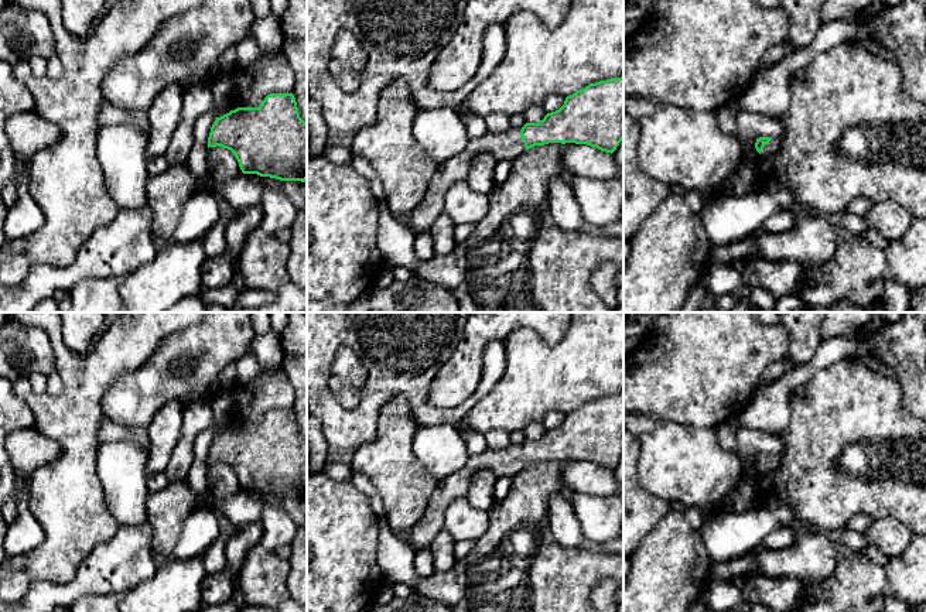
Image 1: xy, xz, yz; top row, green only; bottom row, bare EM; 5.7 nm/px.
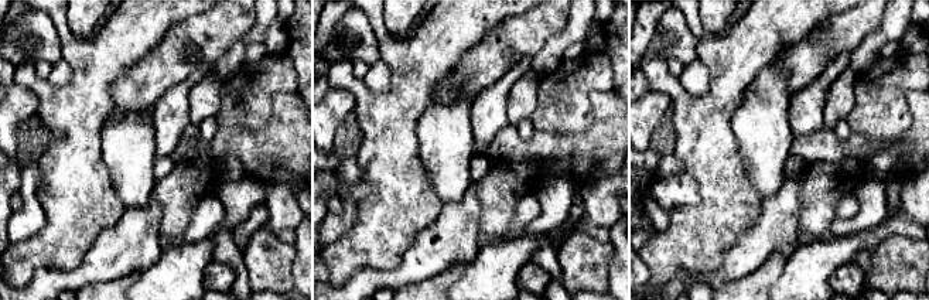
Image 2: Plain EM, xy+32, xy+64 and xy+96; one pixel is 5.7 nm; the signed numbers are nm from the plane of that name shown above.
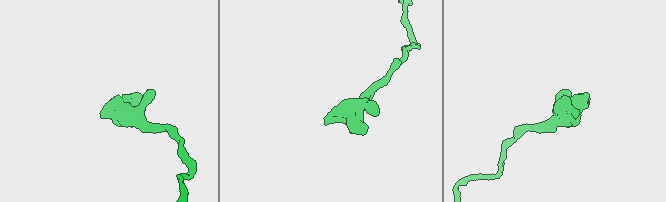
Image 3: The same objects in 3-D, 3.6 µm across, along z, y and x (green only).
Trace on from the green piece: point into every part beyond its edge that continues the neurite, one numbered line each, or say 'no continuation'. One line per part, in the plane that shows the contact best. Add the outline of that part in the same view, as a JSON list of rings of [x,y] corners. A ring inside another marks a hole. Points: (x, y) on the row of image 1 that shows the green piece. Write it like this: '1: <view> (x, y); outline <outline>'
1: xz (508, 144); outline [[[508,129],[502,133],[488,133],[469,139],[468,146],[457,157],[440,164],[427,187],[421,204],[409,213],[413,233],[430,232],[431,225],[443,212],[445,194],[458,181],[465,181],[471,163],[479,154],[492,154],[498,161],[516,160],[526,150],[520,130]]]

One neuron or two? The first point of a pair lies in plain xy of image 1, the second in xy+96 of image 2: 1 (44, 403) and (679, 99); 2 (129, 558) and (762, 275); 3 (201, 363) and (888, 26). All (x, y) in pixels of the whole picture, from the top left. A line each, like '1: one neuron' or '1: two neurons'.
1: one neuron
2: two neurons
3: two neurons

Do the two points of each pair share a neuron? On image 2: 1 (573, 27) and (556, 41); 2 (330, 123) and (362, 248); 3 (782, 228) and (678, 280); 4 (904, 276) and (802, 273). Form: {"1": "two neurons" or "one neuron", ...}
{"1": "one neuron", "2": "two neurons", "3": "one neuron", "4": "two neurons"}

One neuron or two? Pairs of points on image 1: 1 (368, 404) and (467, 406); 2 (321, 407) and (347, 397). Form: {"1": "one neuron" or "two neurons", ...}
{"1": "one neuron", "2": "two neurons"}

